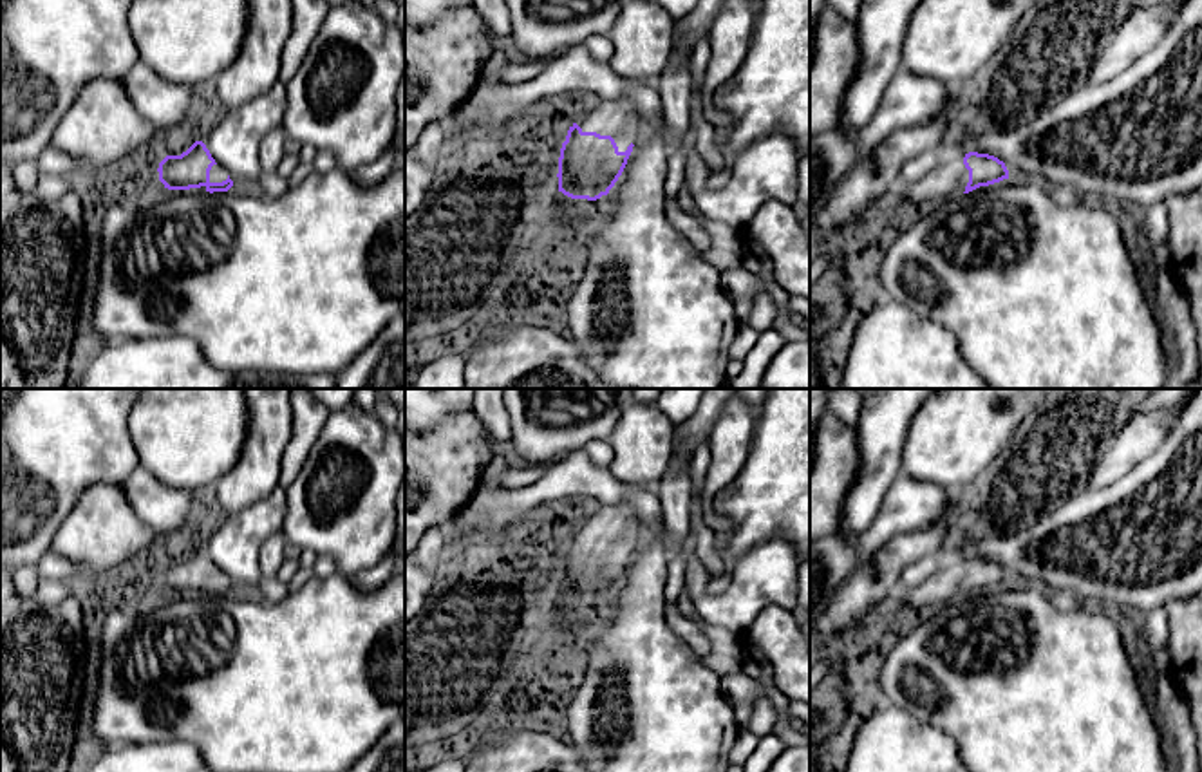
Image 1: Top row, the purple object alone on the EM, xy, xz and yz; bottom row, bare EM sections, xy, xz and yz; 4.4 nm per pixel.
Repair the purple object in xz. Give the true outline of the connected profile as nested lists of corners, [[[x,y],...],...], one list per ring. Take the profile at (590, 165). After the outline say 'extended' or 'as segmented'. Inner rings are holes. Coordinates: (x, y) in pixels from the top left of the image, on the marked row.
[[[625,98],[591,101],[569,127],[559,157],[559,192],[596,201],[622,175],[643,118]]]; extended

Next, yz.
[[[969,152],[969,154],[965,154],[963,159],[960,159],[954,154],[944,154],[940,165],[934,170],[925,174],[916,183],[900,186],[891,201],[891,206],[898,197],[904,197],[904,199],[915,201],[915,202],[936,204],[956,193],[969,193],[980,186],[989,186],[989,184],[1003,181],[1003,179],[1009,179],[1009,170],[1007,170],[1005,163],[994,155]]]; extended

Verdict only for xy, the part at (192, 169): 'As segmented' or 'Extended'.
Extended

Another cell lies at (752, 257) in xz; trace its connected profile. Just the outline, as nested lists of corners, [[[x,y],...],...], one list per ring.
[[[743,235],[739,260],[745,269],[761,277],[763,280],[772,280],[774,266],[763,248]]]

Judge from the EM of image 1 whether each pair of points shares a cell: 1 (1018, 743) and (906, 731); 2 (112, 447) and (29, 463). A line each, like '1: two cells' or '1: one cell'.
1: two cells
2: one cell

